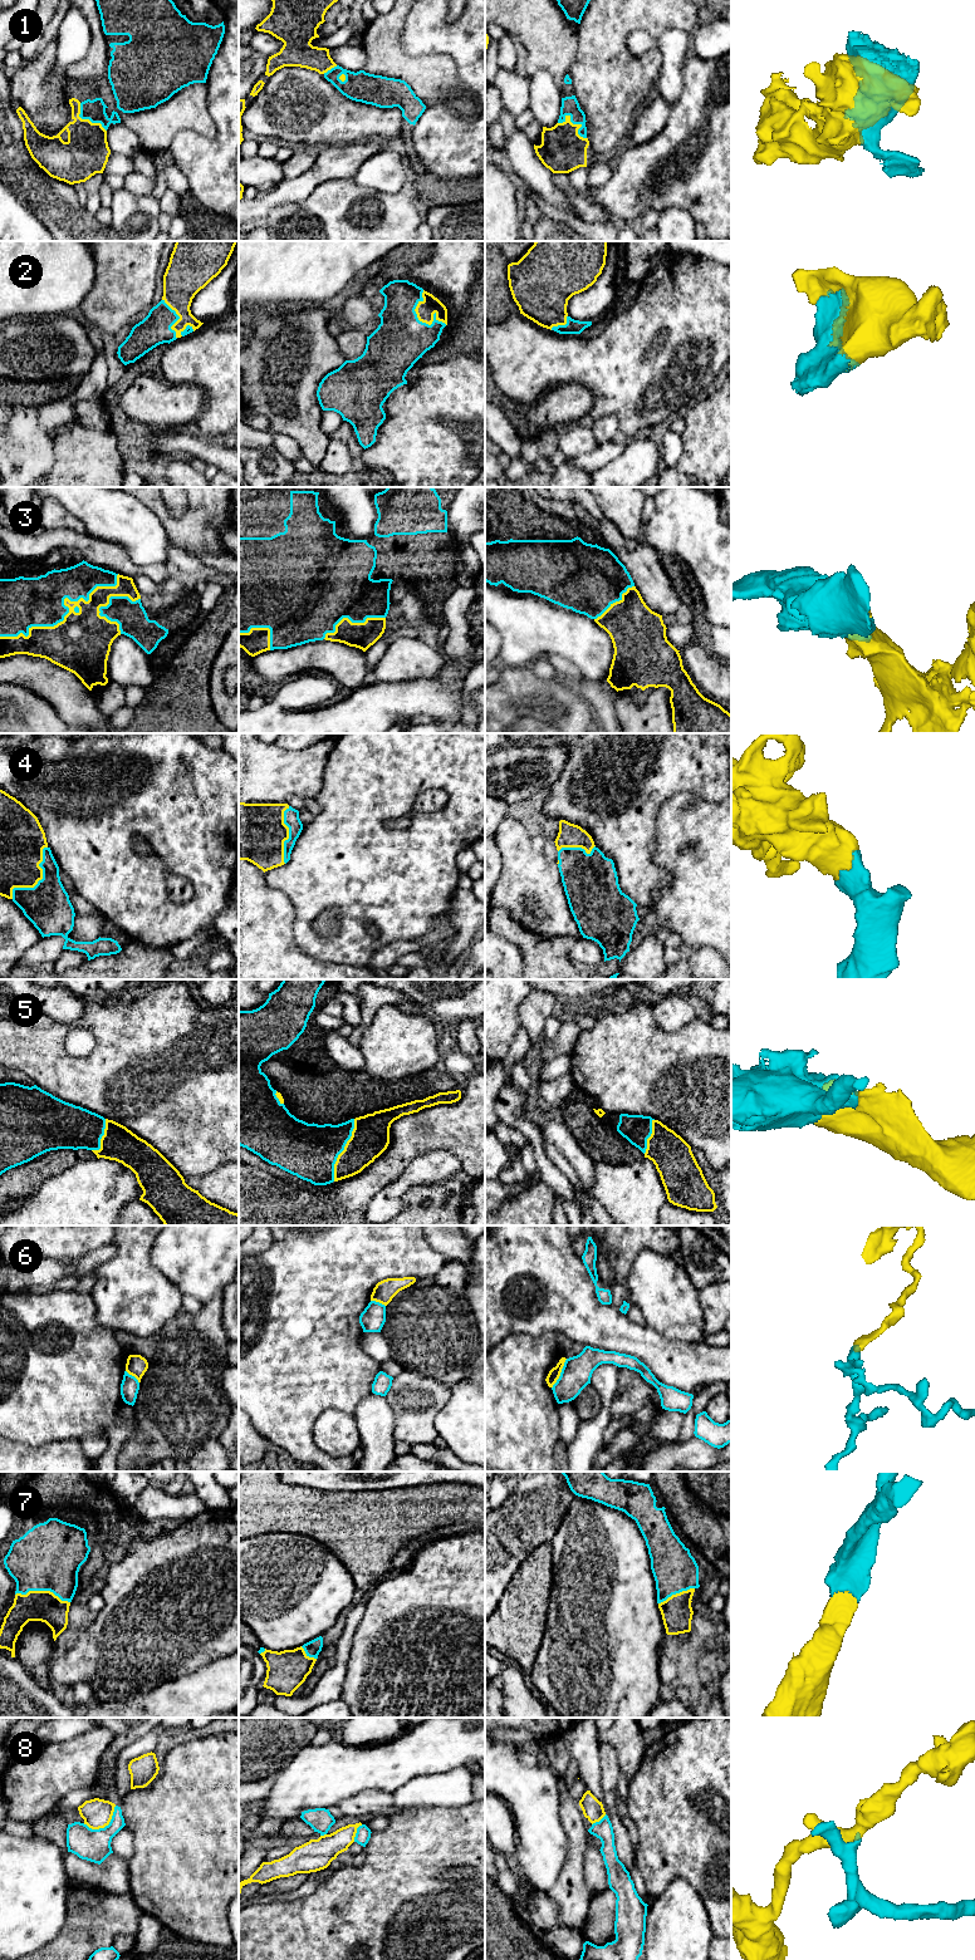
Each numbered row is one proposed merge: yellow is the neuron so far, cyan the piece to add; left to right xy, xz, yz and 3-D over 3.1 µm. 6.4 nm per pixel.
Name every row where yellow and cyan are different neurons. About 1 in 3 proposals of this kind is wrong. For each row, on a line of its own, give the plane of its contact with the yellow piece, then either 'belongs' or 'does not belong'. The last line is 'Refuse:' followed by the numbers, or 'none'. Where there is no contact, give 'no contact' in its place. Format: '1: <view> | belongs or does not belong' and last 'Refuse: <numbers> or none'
1: yz | belongs
2: xz | belongs
3: xy | belongs
4: xy | belongs
5: xz | belongs
6: yz | does not belong
7: xy | belongs
8: xy | does not belong
Refuse: 6, 8

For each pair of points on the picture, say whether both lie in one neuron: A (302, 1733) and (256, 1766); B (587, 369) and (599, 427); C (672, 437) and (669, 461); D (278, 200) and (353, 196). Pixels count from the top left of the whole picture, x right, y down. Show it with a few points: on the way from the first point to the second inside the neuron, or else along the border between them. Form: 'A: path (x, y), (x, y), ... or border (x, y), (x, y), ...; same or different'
A: path (290, 1733), (266, 1754); same
B: border (593, 422), (612, 414), (620, 431); different
C: path (671, 443), (670, 455); same
D: border (329, 180), (319, 183), (305, 199), (278, 206); different

